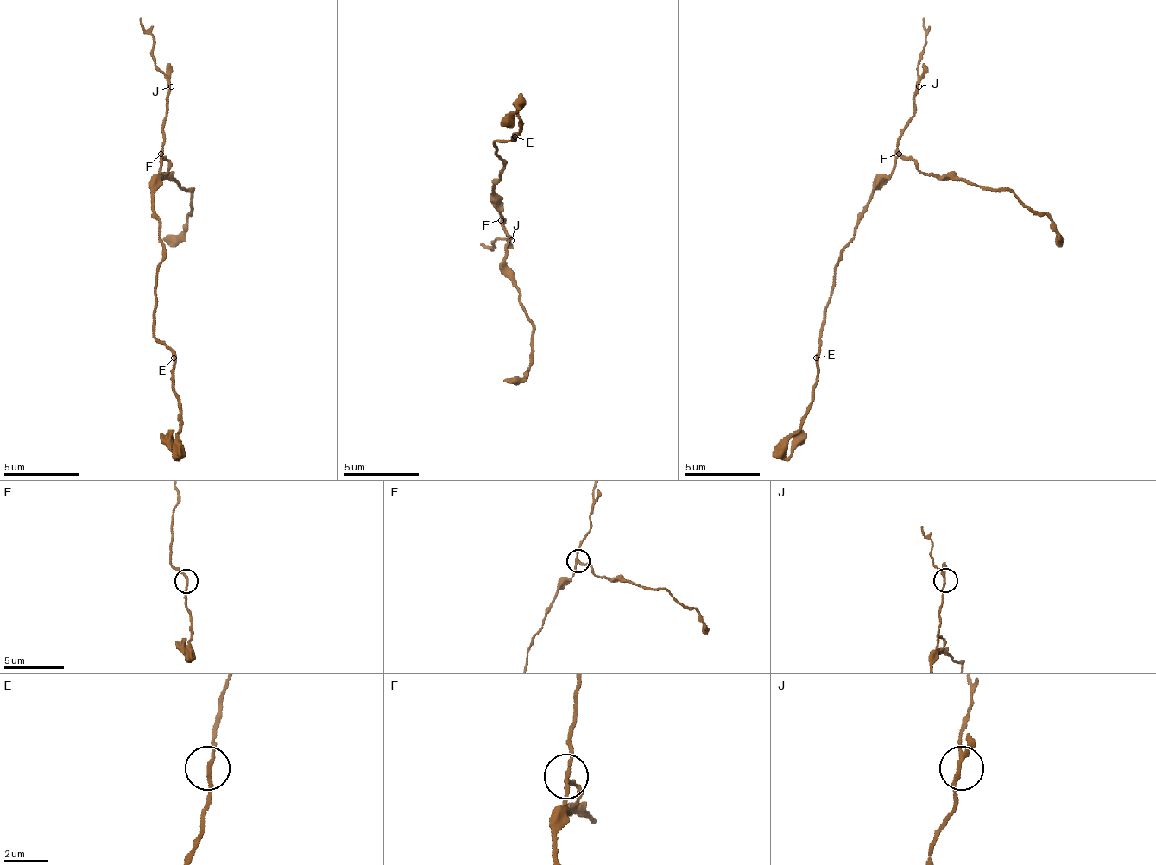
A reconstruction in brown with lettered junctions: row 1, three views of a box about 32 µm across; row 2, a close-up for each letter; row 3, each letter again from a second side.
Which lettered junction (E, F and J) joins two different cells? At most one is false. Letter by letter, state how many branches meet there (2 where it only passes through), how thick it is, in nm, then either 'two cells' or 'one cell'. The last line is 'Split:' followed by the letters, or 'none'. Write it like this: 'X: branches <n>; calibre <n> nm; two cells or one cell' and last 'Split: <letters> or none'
E: branches 2; calibre 170 nm; one cell
F: branches 3; calibre 160 nm; two cells
J: branches 3; calibre 140 nm; one cell
Split: F

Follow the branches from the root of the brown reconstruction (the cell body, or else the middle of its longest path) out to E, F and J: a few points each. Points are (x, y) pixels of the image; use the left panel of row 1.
E: (155, 211), (155, 219), (160, 223), (160, 242), (163, 245), (163, 261), (155, 268), (155, 336), (174, 358)
F: (155, 211), (152, 207), (152, 181), (160, 173), (160, 154)
J: (155, 211), (152, 207), (152, 181), (163, 162), (163, 116), (171, 86)

